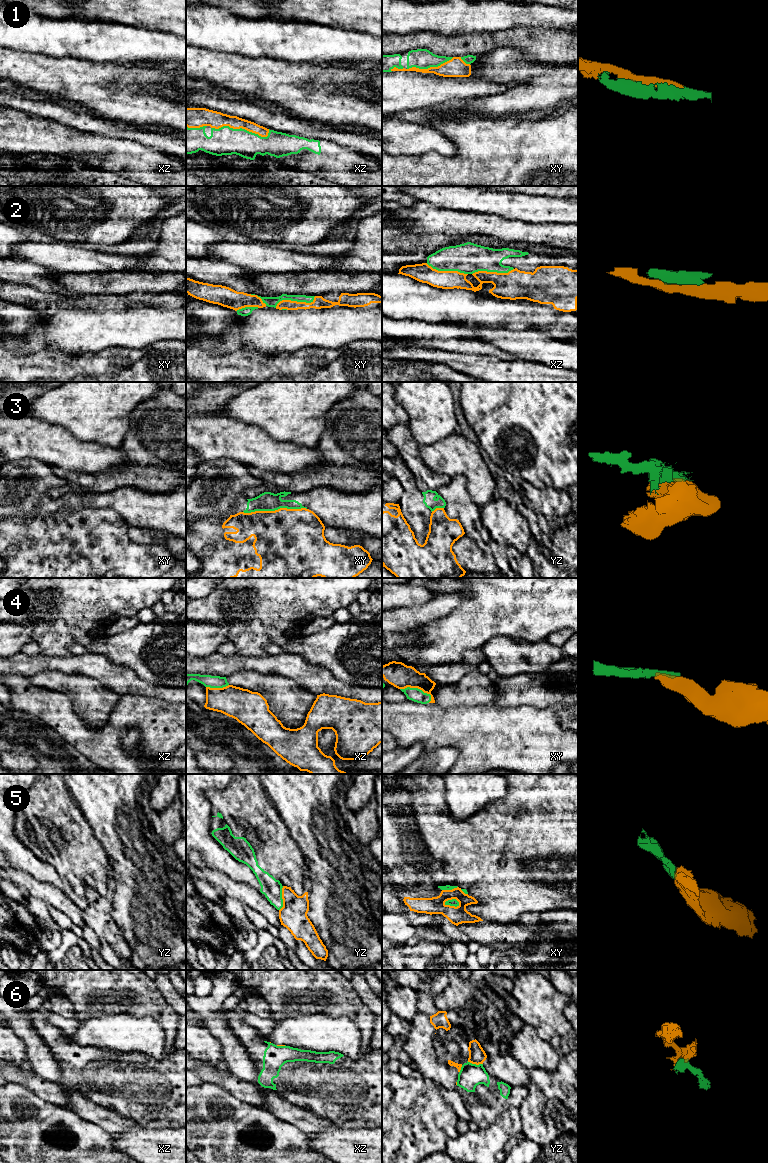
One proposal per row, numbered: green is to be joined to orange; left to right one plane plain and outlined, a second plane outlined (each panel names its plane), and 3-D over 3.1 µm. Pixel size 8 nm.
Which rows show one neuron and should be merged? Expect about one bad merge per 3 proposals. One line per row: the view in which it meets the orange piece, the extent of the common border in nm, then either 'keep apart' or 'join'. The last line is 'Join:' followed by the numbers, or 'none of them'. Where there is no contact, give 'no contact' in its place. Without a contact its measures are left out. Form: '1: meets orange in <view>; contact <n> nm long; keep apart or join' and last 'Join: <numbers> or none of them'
1: meets orange in xz; contact 480 nm long; join
2: meets orange in xy; contact 340 nm long; join
3: meets orange in xy; contact 500 nm long; keep apart
4: meets orange in xy; contact 280 nm long; join
5: meets orange in xy; contact 130 nm long; keep apart
6: meets orange in yz; contact 130 nm long; keep apart
Join: 1, 2, 4

